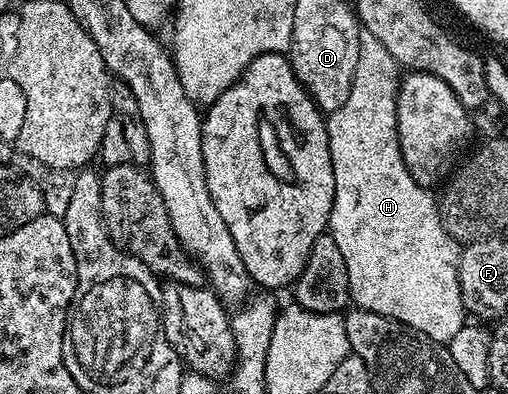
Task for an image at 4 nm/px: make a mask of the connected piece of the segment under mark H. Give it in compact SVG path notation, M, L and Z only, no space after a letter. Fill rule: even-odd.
M362 31L359 38L359 62L355 66L355 78L351 78L351 90L347 94L347 102L343 102L343 106L339 106L339 110L330 113L325 122L329 149L331 150L331 166L335 174L335 198L333 199L333 209L329 215L328 231L335 238L336 244L339 245L339 251L343 253L343 262L347 262L349 298L356 307L371 310L375 314L383 314L387 318L395 318L399 322L411 326L411 330L419 330L423 334L427 334L427 338L448 345L449 340L455 338L455 334L459 334L459 330L467 323L463 294L459 290L459 270L457 269L461 261L462 245L458 244L455 238L451 238L451 234L447 234L441 216L437 213L438 197L432 196L434 193L430 189L415 182L415 178L411 178L411 174L403 162L399 134L397 133L397 89L399 87L397 72L399 73L399 66L395 62L395 58L391 58L391 54L387 54L387 46L383 46L383 42L379 42L379 38L375 38L375 34Z

